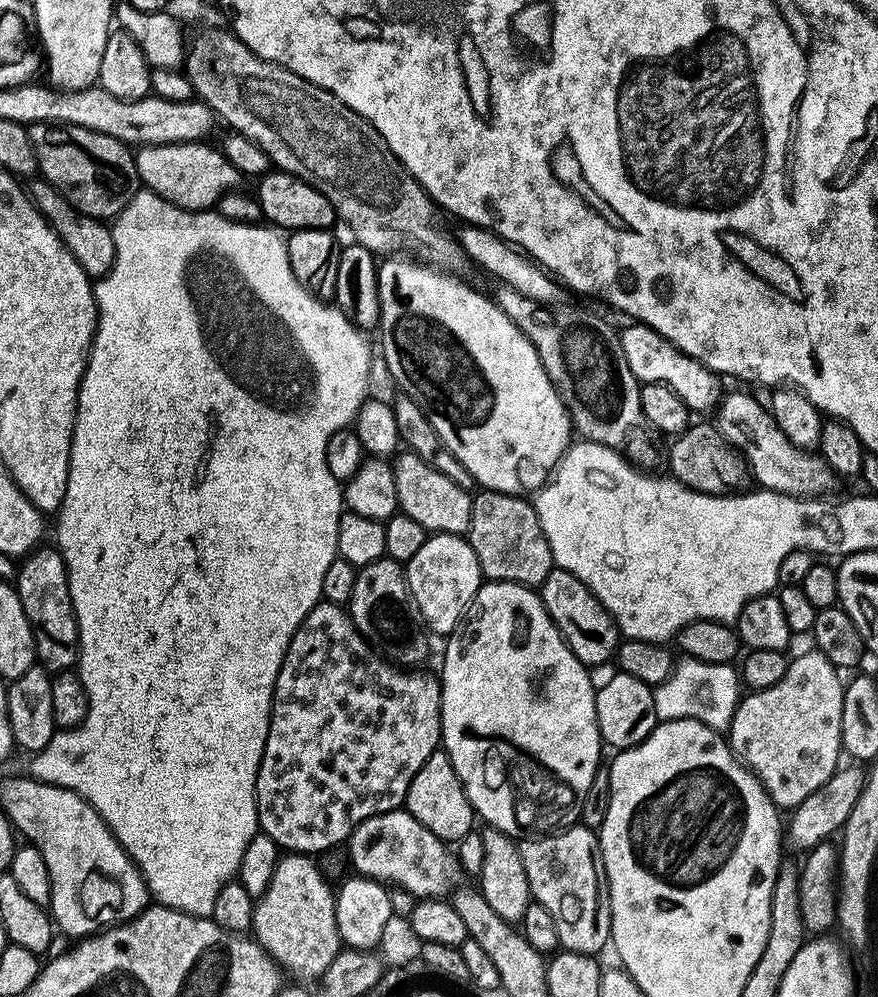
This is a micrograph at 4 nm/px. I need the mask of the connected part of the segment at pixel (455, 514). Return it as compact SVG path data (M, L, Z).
M407 450L401 451L395 457L392 470L397 486L399 511L403 515L418 522L418 526L422 526L428 534L464 536L467 533L472 513L472 496L467 489L458 486L456 482L437 471L432 464Z

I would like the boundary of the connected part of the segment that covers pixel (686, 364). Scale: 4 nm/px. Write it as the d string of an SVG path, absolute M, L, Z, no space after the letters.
M639 322L629 323L625 332L619 333L622 354L626 358L626 366L630 366L630 374L641 384L665 384L682 398L689 413L711 413L719 405L722 399L720 392L721 377L712 369L698 362L690 354L686 354L680 348L675 348L665 336L658 334L650 326Z

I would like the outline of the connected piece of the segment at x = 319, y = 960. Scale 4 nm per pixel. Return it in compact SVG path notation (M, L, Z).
M284 854L276 863L270 886L255 901L252 927L256 943L272 955L285 973L300 980L323 976L342 950L336 921L336 892L308 854Z

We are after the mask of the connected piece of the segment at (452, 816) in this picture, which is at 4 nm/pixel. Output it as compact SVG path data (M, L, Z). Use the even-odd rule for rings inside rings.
M443 750L432 752L430 758L422 762L422 770L414 774L414 782L410 782L406 810L414 818L418 818L418 822L422 822L422 826L426 826L430 834L445 842L459 842L467 832L473 831L472 803L466 798L466 790Z

